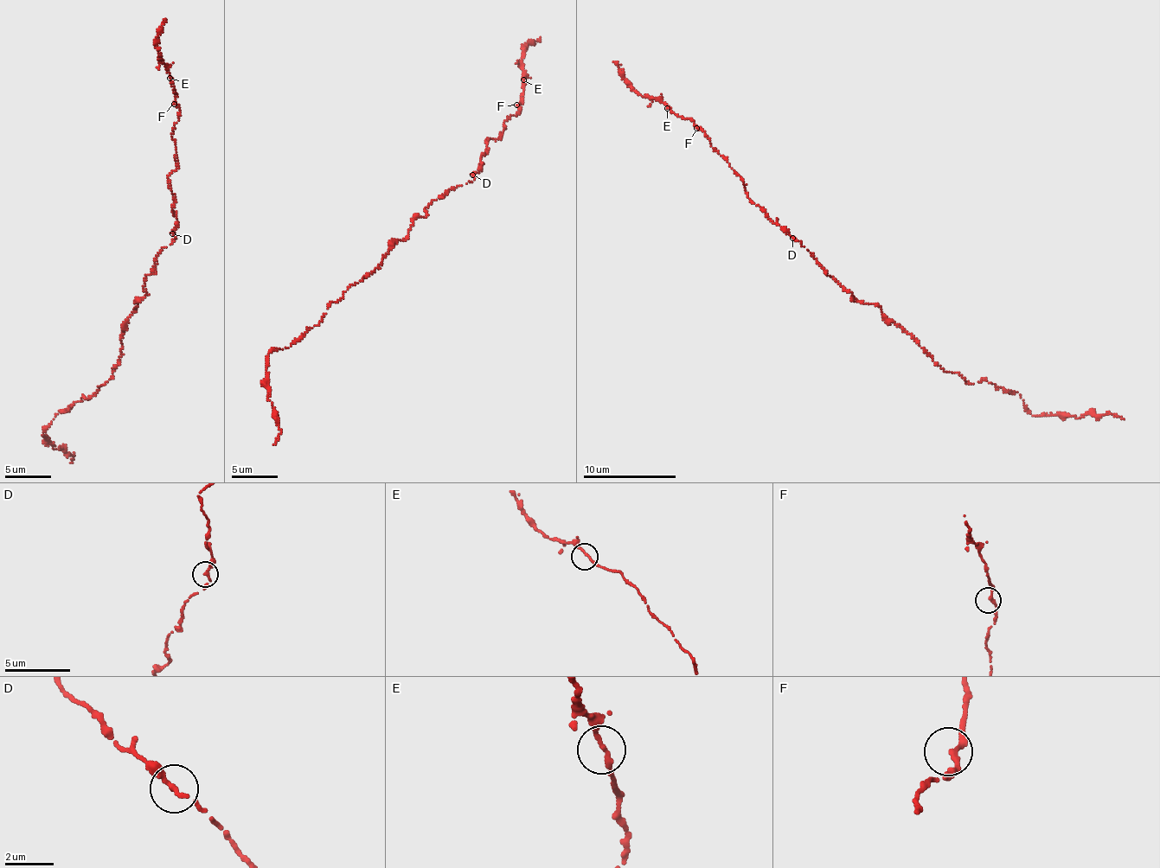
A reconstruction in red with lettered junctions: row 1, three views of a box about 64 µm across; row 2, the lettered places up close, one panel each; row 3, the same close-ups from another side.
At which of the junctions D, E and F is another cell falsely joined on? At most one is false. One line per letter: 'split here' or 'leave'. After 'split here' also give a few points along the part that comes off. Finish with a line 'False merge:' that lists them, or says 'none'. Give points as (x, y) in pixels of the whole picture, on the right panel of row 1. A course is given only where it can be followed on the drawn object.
D: leave
E: leave
F: leave
False merge: none

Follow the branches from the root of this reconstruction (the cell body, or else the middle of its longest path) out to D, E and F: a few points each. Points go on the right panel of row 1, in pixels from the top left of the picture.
D: (847, 292), (813, 255), (791, 237)
E: (847, 292), (797, 240), (747, 197), (741, 177), (711, 146), (709, 138), (688, 118), (682, 118), (667, 108)
F: (847, 292), (797, 240), (747, 197), (741, 177), (711, 146), (709, 138), (696, 128)

